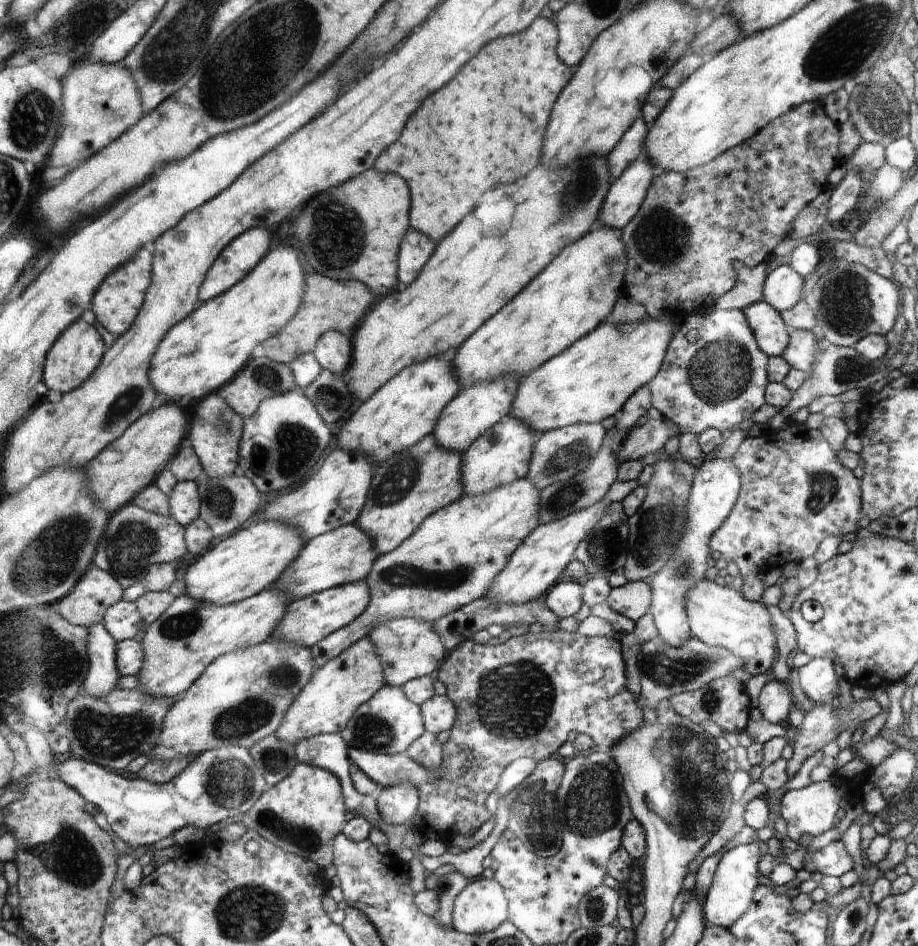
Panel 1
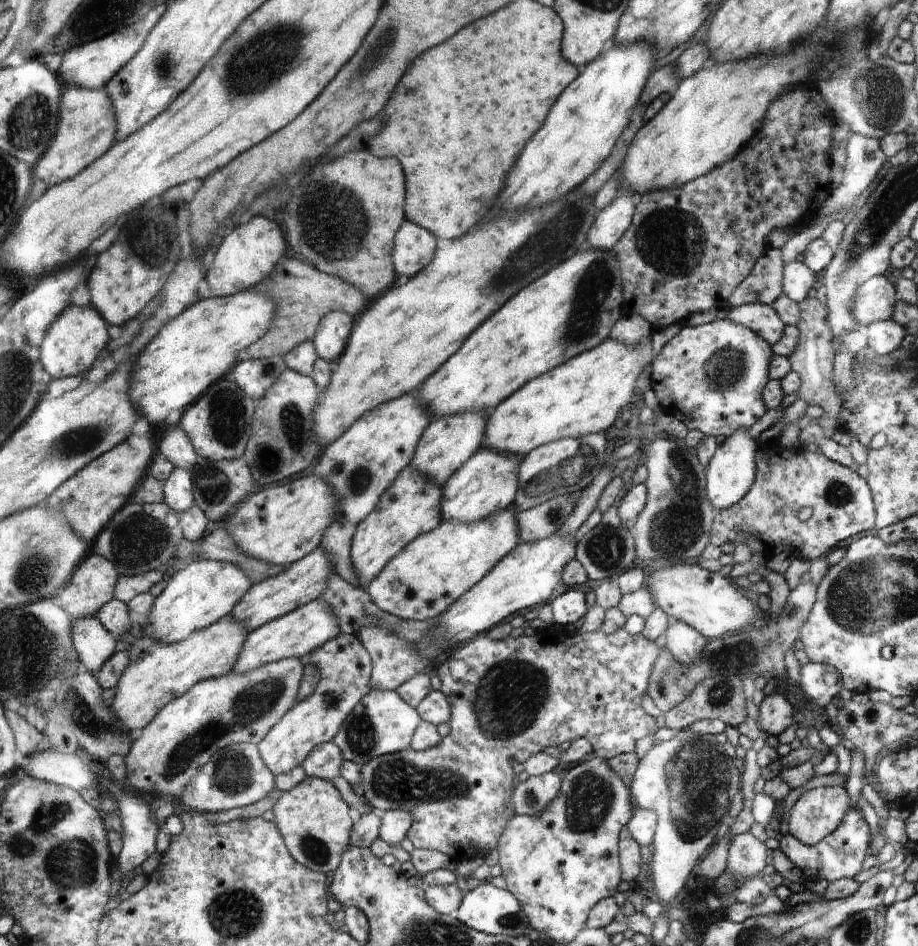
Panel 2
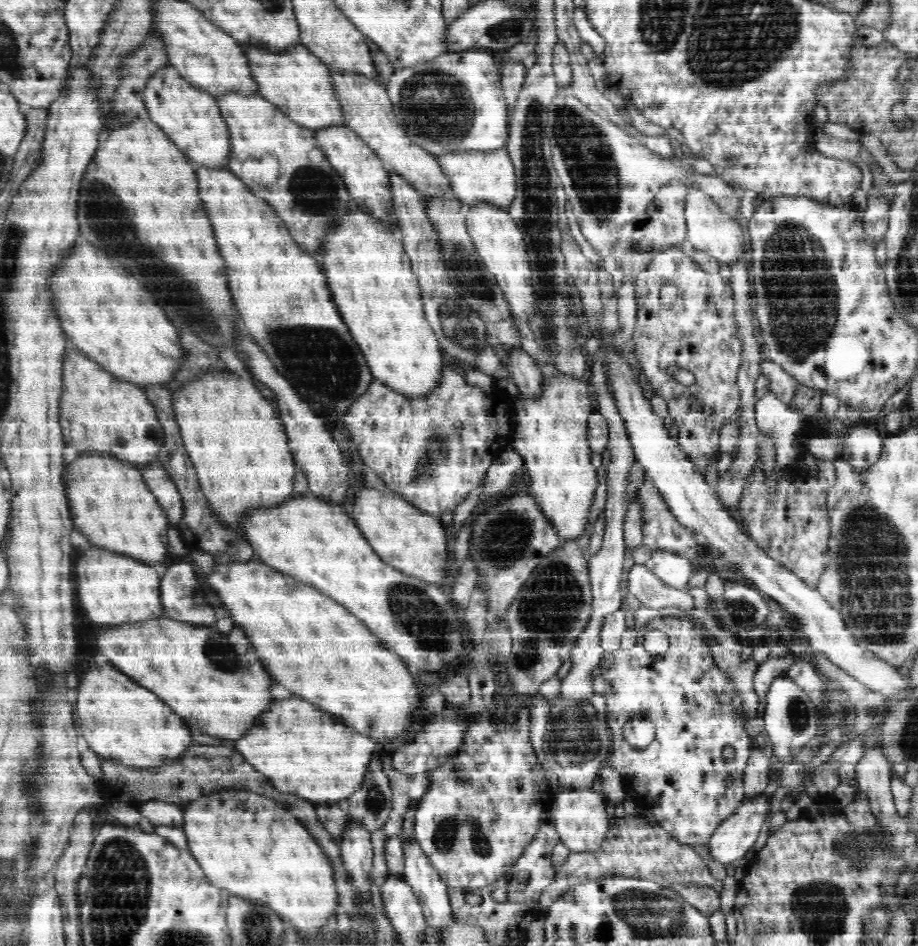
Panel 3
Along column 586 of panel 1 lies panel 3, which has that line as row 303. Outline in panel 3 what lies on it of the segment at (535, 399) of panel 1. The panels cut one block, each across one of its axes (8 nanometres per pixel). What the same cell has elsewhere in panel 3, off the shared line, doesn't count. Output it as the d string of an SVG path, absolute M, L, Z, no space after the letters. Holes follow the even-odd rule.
M353 205L350 216L340 218L338 226L330 230L327 240L330 240L330 244L325 242L325 246L330 254L325 254L320 264L326 264L325 274L327 278L330 276L329 288L334 292L333 300L338 306L338 313L348 324L354 340L358 340L358 348L365 356L374 379L399 394L406 395L406 398L420 399L430 396L443 379L441 343L425 318L421 288L403 249L402 238L384 228L378 223L378 219Z

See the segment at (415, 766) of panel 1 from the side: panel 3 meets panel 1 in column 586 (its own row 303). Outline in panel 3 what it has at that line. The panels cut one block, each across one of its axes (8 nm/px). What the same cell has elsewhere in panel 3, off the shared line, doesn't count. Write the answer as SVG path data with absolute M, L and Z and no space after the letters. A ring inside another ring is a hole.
M670 248L670 250L662 252L658 258L654 258L650 268L646 268L644 272L638 274L636 303L638 304L637 322L631 338L634 341L636 366L642 368L642 375L653 388L655 394L662 396L667 401L668 414L678 426L679 434L676 441L679 447L702 472L702 476L706 477L708 463L716 460L716 456L722 456L722 436L718 432L730 420L730 417L738 412L738 404L741 403L737 377L740 364L742 364L742 339L740 339L740 331L738 331L735 318L732 288L718 274L710 276L710 274L702 272L690 260L690 256L684 254L682 248L678 248L678 250ZM664 284L676 286L678 294L682 294L682 298L678 298L680 302L676 302L676 304L672 302L672 306L668 304L668 307L665 307L661 302L656 302L656 300L660 300L658 292L662 290ZM670 366L689 370L696 377L696 382L690 386L678 383L667 373ZM691 396L697 398L697 405L690 403Z

